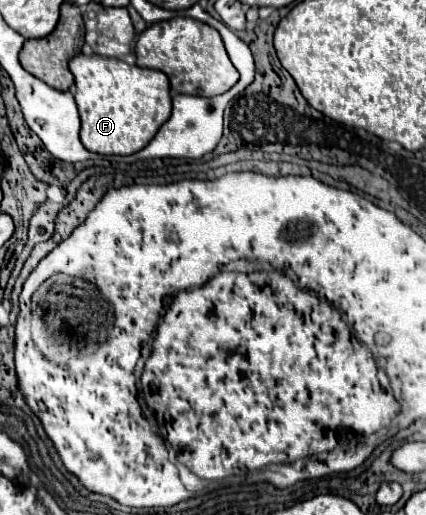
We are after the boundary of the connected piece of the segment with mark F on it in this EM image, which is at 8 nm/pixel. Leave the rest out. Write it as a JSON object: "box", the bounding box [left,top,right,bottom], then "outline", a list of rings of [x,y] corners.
{"box":[70,55,172,155],"outline":[[[76,55],[70,61],[70,71],[76,79],[76,105],[82,121],[80,129],[80,141],[82,145],[100,155],[132,155],[140,149],[144,149],[150,139],[156,135],[160,125],[170,117],[172,103],[170,103],[170,83],[168,77],[154,69],[140,69],[136,65],[128,65],[118,59],[106,59],[102,55]]]}

